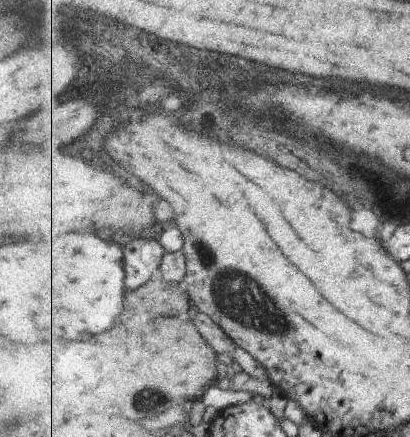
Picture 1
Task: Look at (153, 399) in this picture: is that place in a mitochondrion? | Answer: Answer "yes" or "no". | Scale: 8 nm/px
yes

